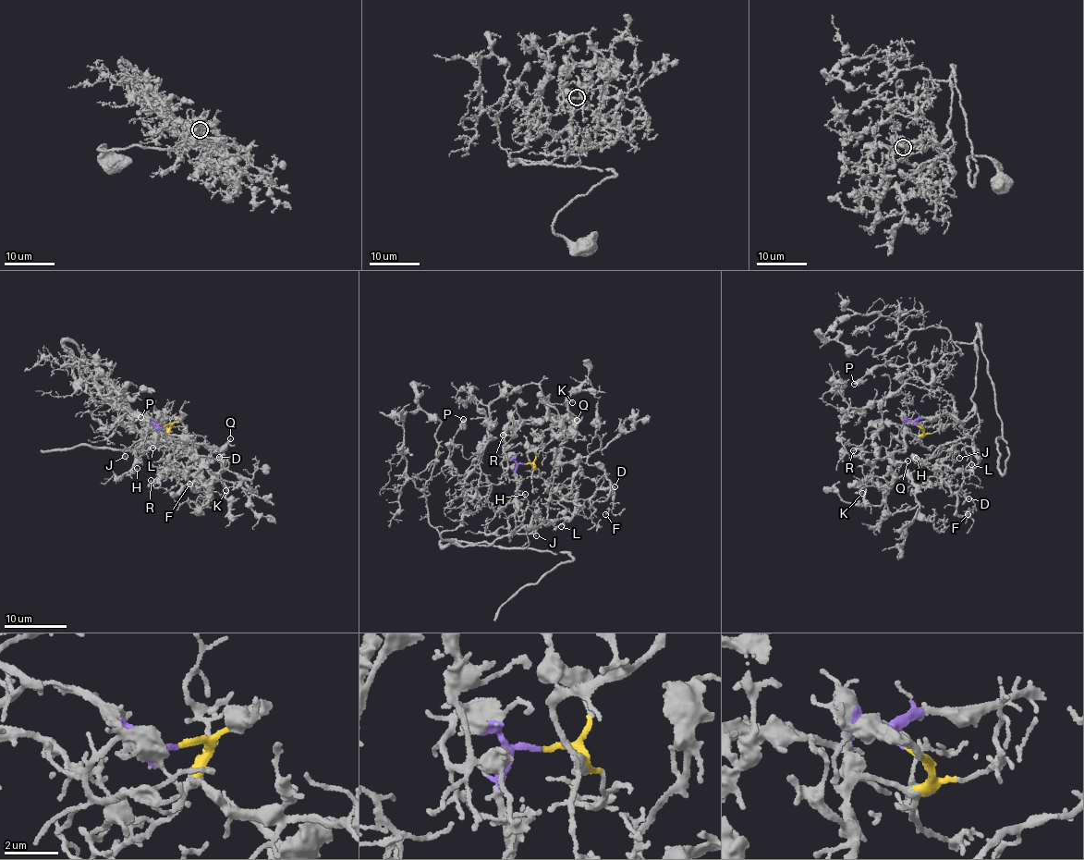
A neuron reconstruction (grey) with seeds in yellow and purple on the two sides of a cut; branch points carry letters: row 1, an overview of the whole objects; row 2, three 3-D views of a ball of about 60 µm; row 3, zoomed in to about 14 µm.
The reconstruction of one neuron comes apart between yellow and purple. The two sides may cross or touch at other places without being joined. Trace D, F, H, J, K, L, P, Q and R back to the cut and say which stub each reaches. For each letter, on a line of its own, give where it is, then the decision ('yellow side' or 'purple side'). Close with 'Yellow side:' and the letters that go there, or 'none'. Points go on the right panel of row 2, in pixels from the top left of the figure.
D: (968, 498) | purple side
F: (968, 514) | purple side
H: (916, 458) | purple side
J: (959, 458) | purple side
K: (862, 493) | yellow side
L: (971, 464) | purple side
P: (854, 384) | purple side
Q: (907, 460) | yellow side
R: (853, 450) | purple side
Yellow side: K, Q

